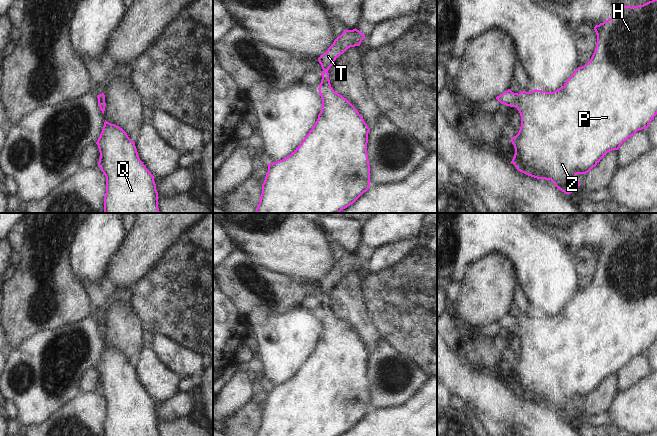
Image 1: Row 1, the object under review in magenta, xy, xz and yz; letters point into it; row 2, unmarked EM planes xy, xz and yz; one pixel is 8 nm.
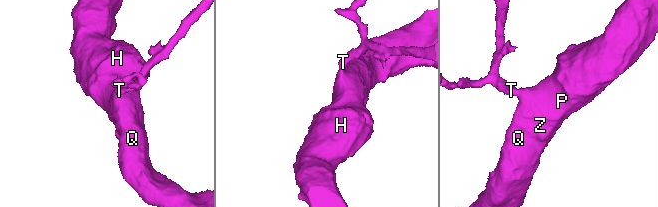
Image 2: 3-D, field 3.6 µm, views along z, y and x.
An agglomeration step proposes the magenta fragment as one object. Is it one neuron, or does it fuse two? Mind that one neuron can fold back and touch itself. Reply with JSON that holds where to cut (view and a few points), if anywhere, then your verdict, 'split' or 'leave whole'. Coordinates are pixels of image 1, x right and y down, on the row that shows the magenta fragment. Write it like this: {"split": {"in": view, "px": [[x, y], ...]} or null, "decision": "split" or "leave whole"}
{"split": null, "decision": "leave whole"}

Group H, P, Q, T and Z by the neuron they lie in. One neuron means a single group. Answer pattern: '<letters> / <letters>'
H P Q T Z

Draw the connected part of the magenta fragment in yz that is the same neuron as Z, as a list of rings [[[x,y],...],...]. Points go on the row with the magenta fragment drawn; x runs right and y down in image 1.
[[[657,0],[634,7],[620,6],[614,17],[594,30],[597,43],[590,61],[578,67],[564,86],[554,92],[535,89],[519,94],[508,89],[496,97],[501,104],[516,107],[521,116],[520,130],[510,140],[515,148],[511,163],[528,176],[551,180],[565,194],[580,186],[577,174],[588,173],[605,154],[618,150],[637,131],[647,129],[657,114]]]

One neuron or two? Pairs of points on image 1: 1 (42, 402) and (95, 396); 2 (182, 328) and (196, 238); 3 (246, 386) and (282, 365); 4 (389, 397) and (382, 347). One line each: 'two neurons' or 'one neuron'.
1: two neurons
2: two neurons
3: two neurons
4: one neuron

